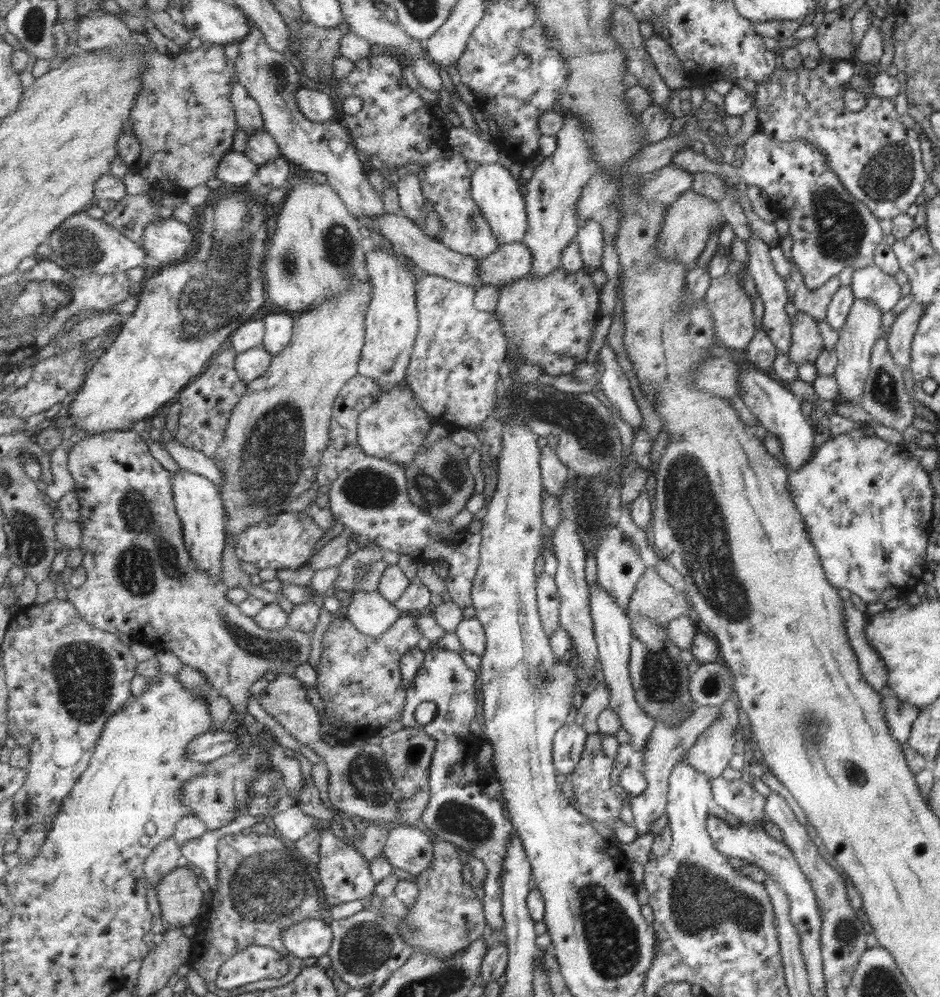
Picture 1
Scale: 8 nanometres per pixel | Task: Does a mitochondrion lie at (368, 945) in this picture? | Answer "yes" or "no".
yes

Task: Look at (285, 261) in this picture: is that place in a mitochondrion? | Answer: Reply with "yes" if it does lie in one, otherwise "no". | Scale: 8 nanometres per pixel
yes

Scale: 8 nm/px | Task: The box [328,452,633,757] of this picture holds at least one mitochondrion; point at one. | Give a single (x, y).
(451, 476)

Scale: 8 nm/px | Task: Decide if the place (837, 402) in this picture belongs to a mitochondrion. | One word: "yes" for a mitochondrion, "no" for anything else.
no

